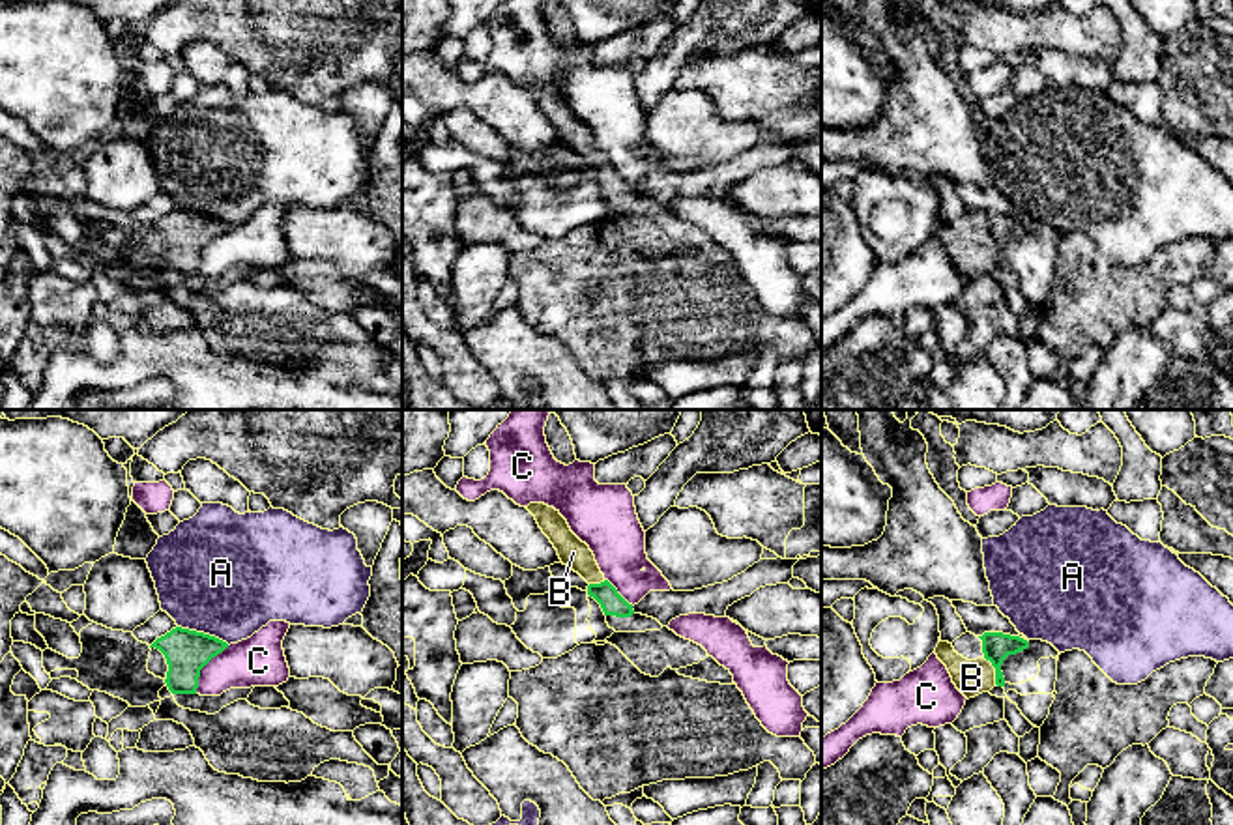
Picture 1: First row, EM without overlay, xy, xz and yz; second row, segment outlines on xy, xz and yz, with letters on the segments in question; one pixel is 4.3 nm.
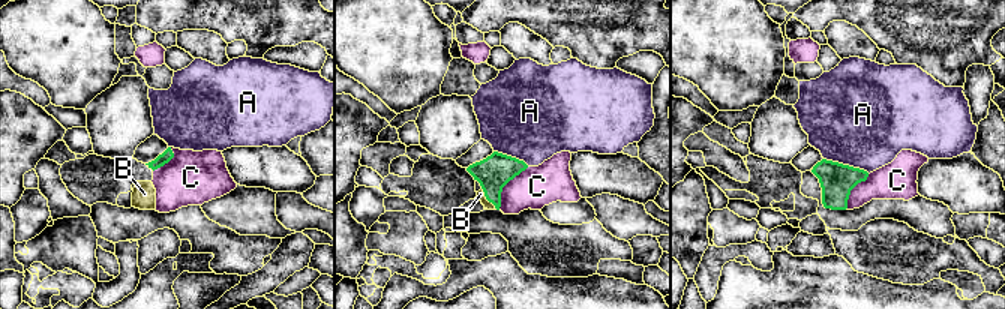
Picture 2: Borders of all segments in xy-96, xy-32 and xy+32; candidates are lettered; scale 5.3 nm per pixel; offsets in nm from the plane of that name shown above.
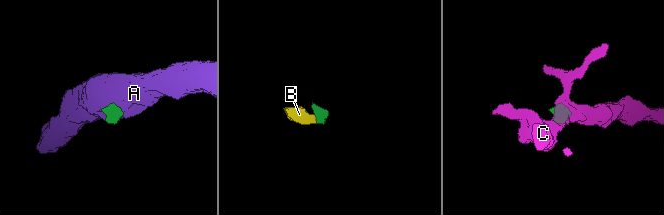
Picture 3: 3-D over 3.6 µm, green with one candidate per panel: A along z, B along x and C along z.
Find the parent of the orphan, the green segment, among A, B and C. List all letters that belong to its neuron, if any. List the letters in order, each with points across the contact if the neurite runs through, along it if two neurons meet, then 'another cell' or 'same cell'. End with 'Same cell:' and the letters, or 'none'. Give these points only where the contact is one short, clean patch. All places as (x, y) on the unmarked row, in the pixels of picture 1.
A: border along xy (178, 206), (214, 216), (229, 225); another cell
B: runs through yz (996, 227), (996, 251), (971, 259); same cell
C: border along xy (229, 227), (201, 251), (195, 274); another cell
Same cell: B

